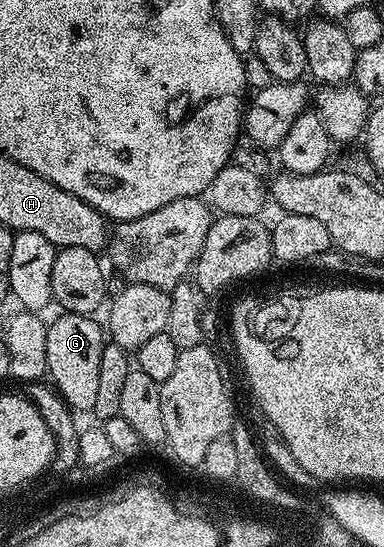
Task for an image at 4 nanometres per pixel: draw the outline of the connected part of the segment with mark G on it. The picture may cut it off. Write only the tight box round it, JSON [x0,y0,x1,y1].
[46,312,104,414]

